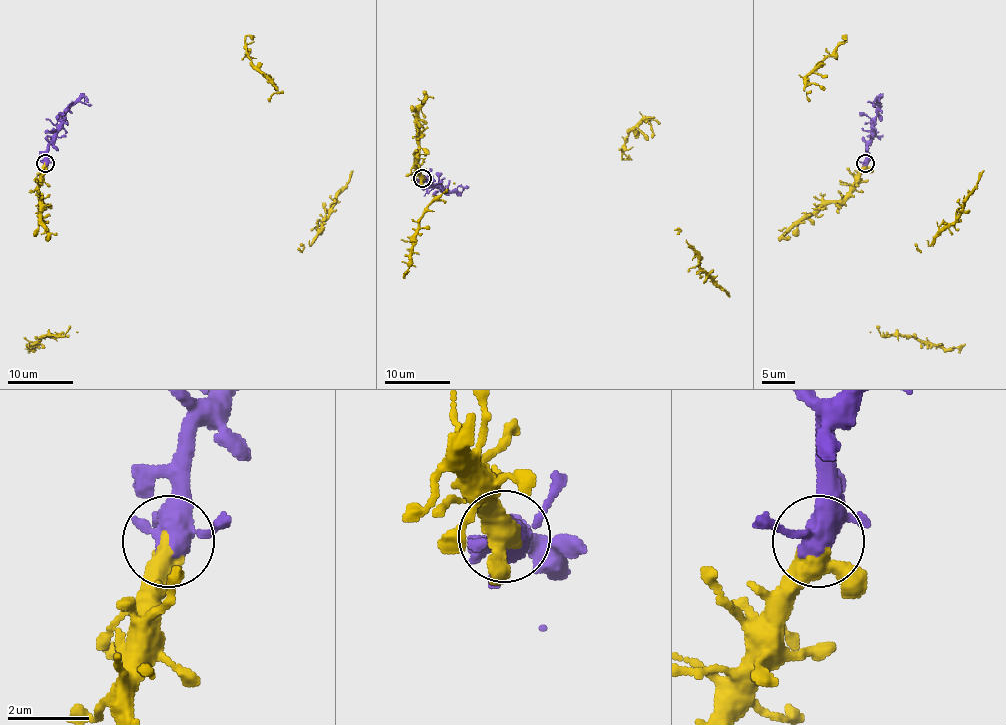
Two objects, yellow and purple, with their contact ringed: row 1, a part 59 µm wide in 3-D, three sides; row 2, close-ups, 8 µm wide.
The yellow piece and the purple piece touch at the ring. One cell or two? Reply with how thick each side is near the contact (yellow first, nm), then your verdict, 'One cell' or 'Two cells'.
Thickness 480 nm (yellow) against 420 nm. One cell

